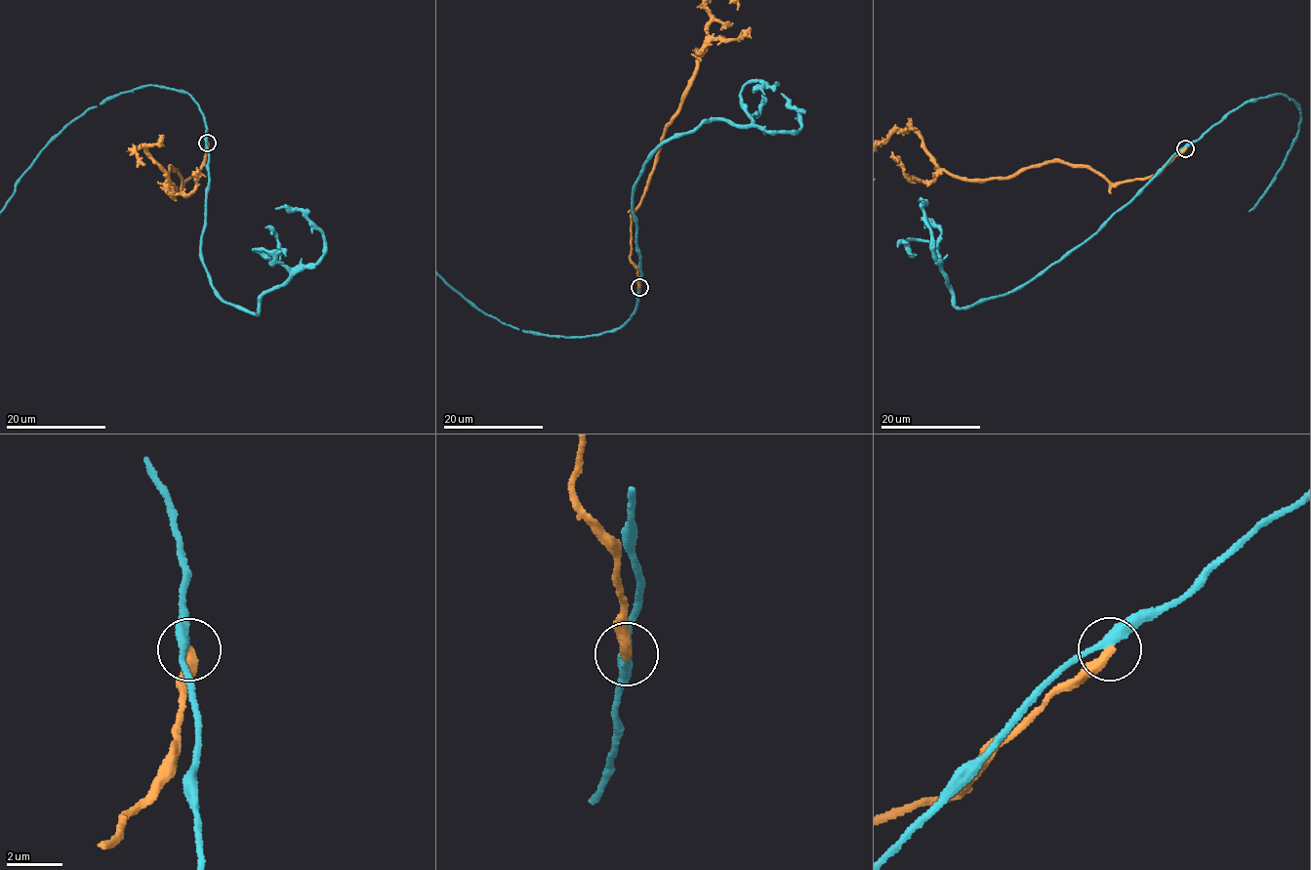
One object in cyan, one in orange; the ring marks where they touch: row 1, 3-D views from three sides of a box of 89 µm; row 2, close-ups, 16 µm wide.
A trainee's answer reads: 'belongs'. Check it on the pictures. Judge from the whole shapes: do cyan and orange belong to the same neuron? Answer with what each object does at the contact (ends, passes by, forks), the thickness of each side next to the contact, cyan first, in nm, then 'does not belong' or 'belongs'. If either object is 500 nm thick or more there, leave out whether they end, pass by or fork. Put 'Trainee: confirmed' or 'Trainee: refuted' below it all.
cyan passes by | orange ends | 340/400 nm | does not belong
Trainee: refuted

